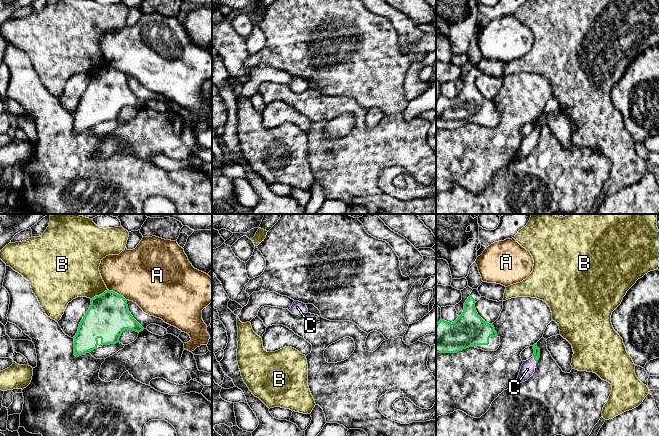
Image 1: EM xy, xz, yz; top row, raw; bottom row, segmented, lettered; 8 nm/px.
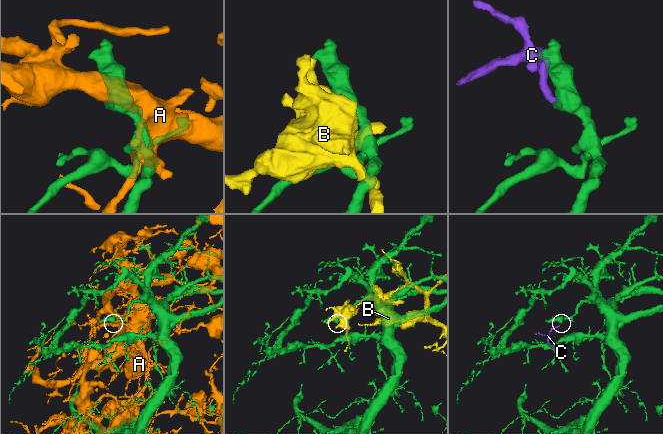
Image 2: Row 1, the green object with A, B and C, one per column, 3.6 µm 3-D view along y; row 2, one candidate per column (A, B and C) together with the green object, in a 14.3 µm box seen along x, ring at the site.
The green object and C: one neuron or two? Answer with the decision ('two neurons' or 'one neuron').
one neuron

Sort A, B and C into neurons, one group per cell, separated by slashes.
A / B / C

